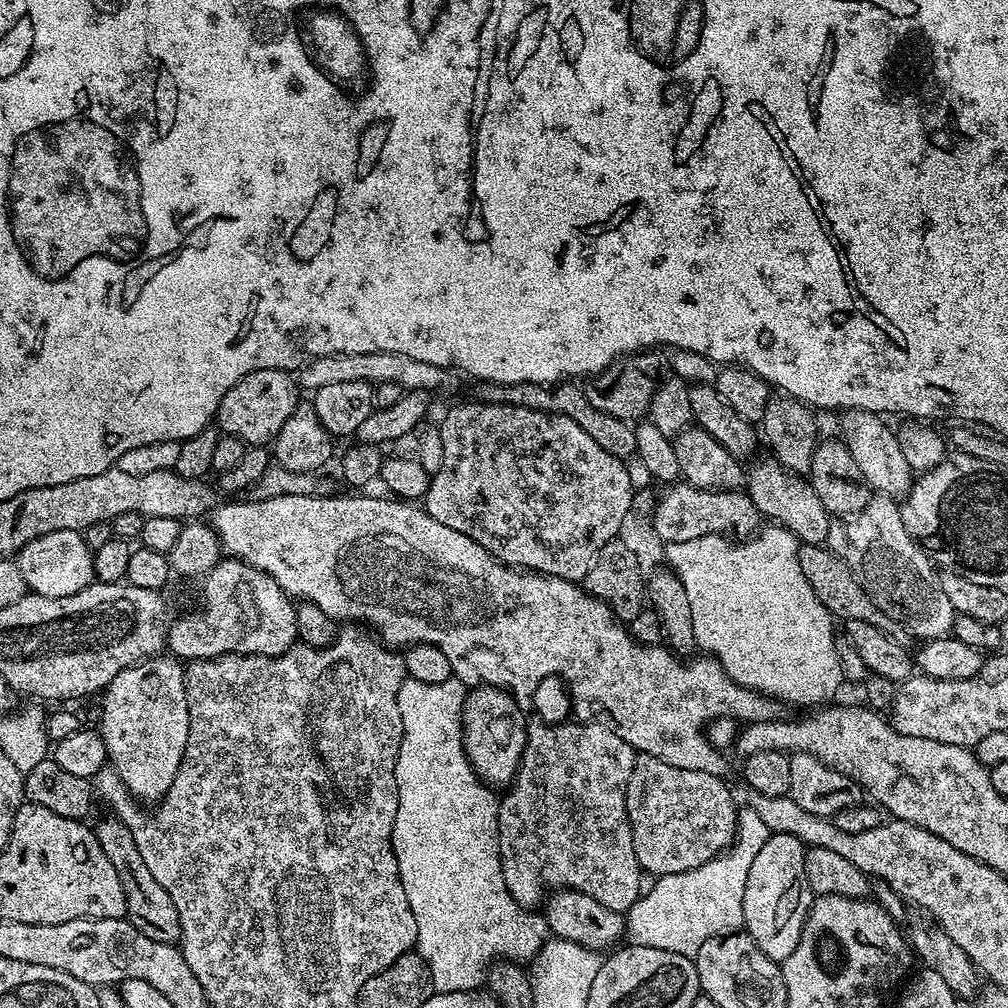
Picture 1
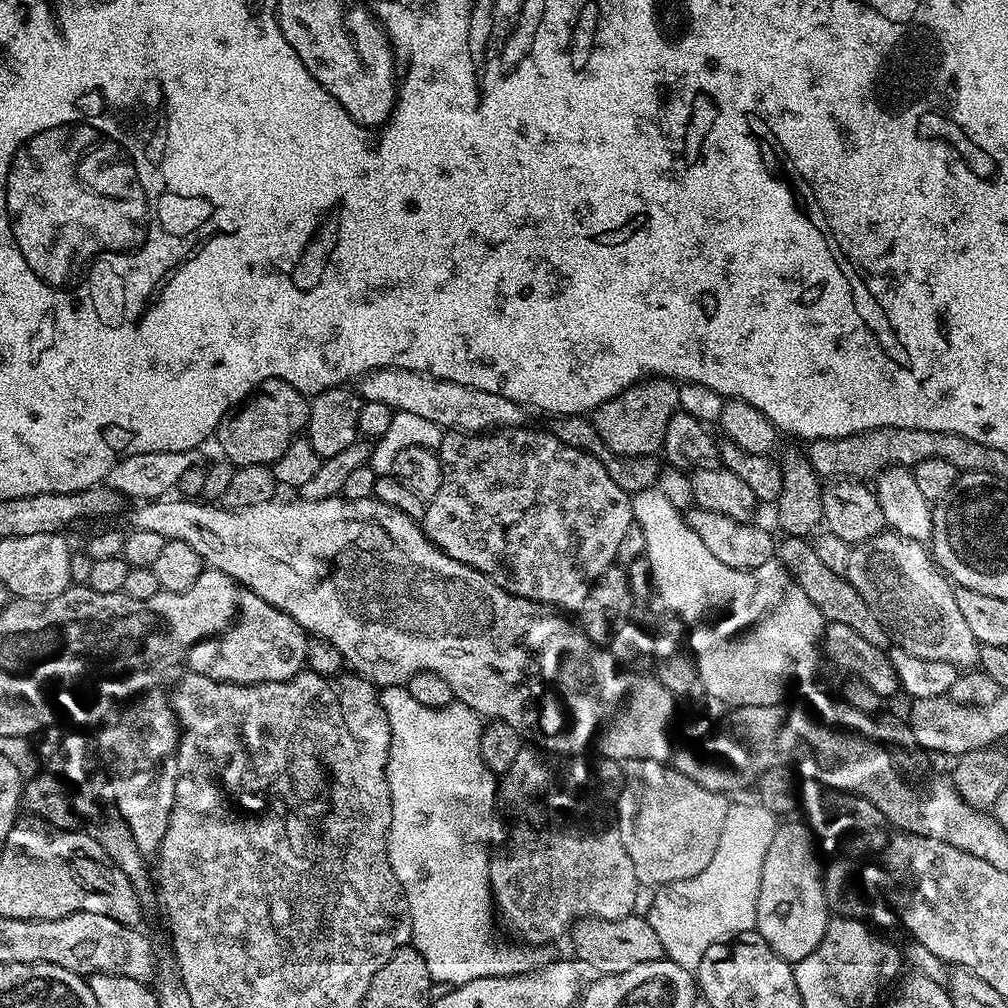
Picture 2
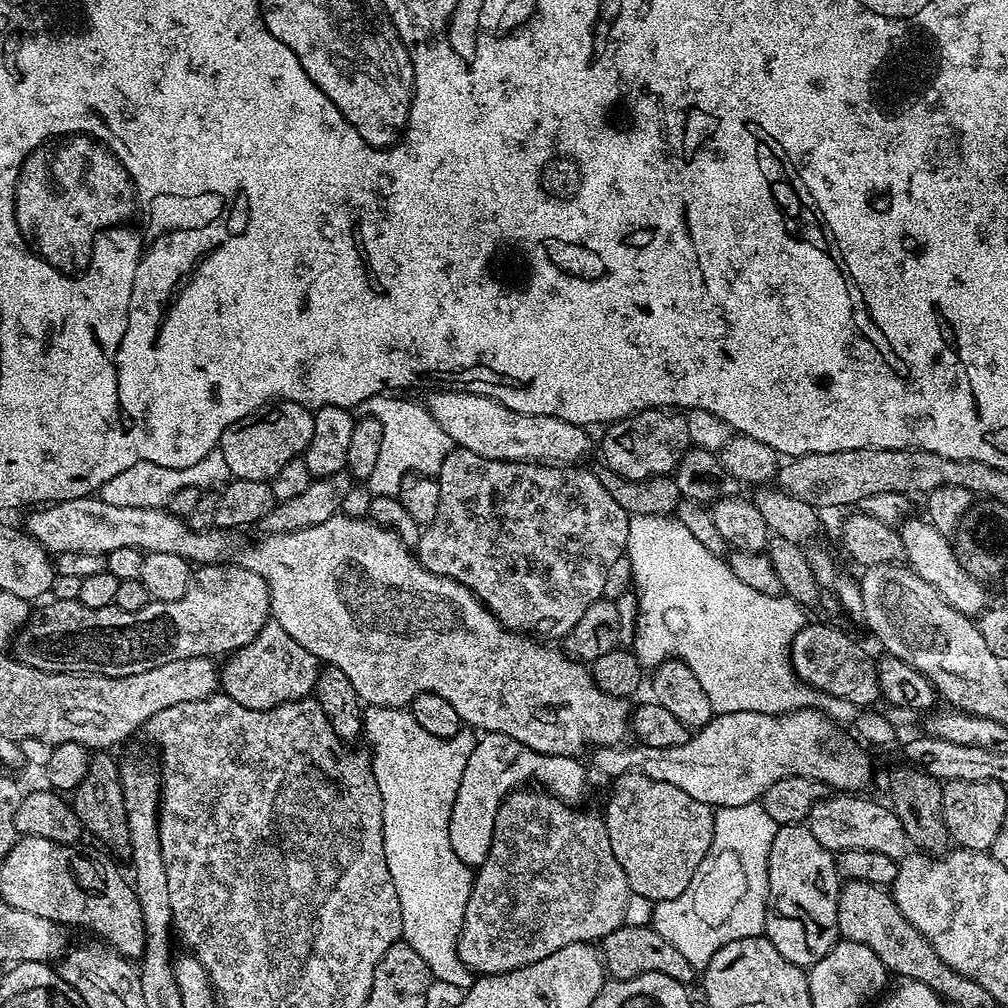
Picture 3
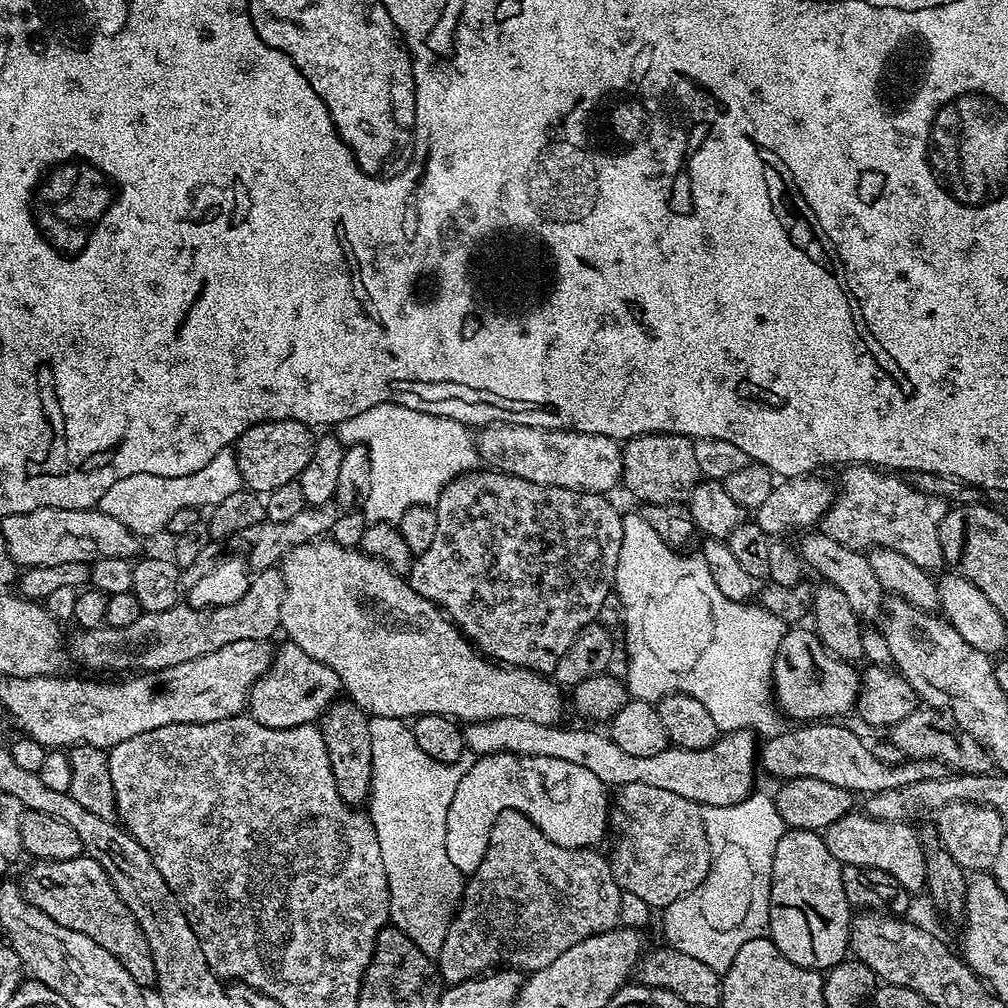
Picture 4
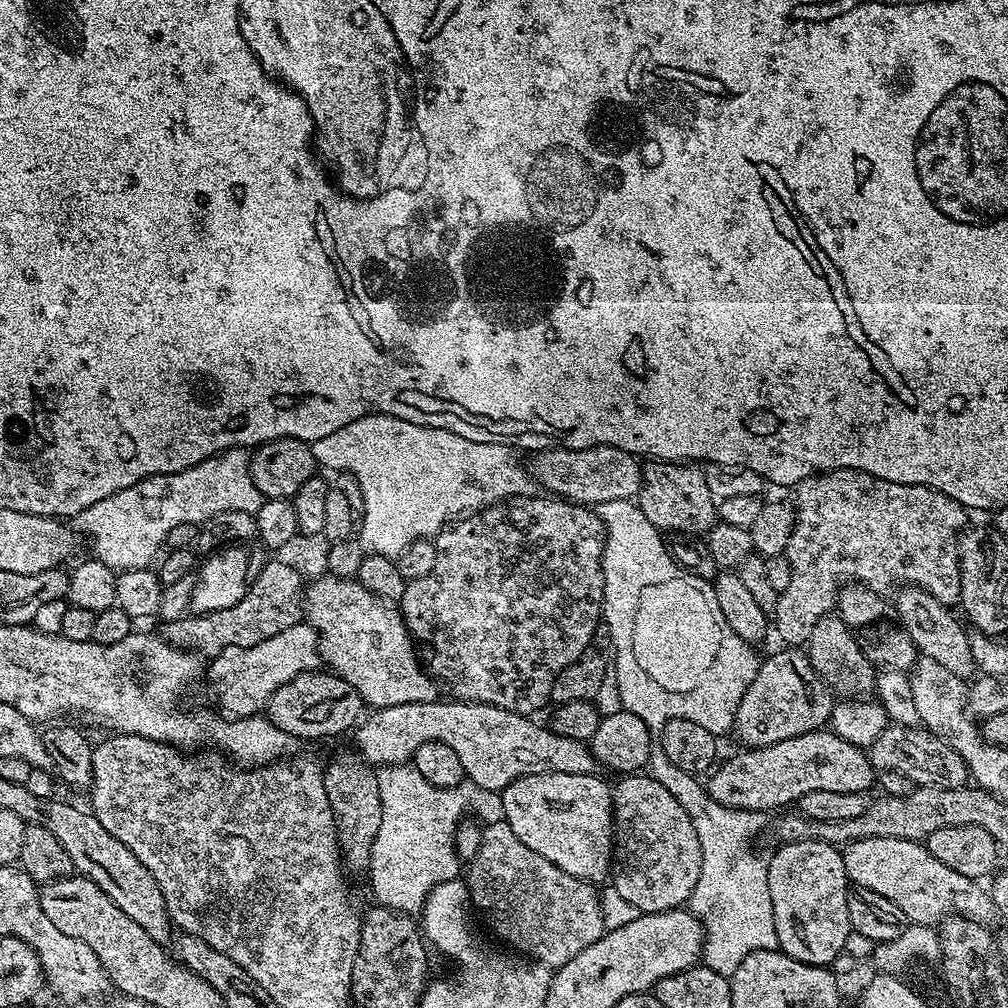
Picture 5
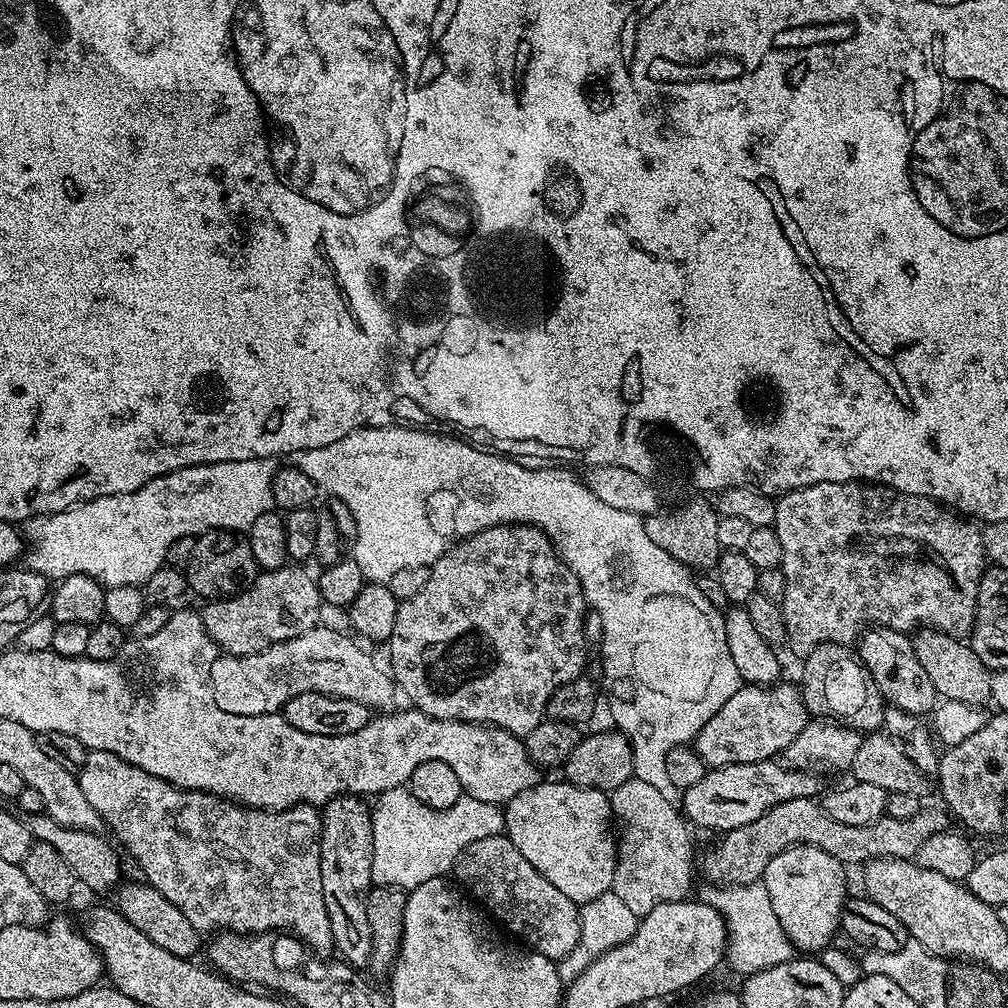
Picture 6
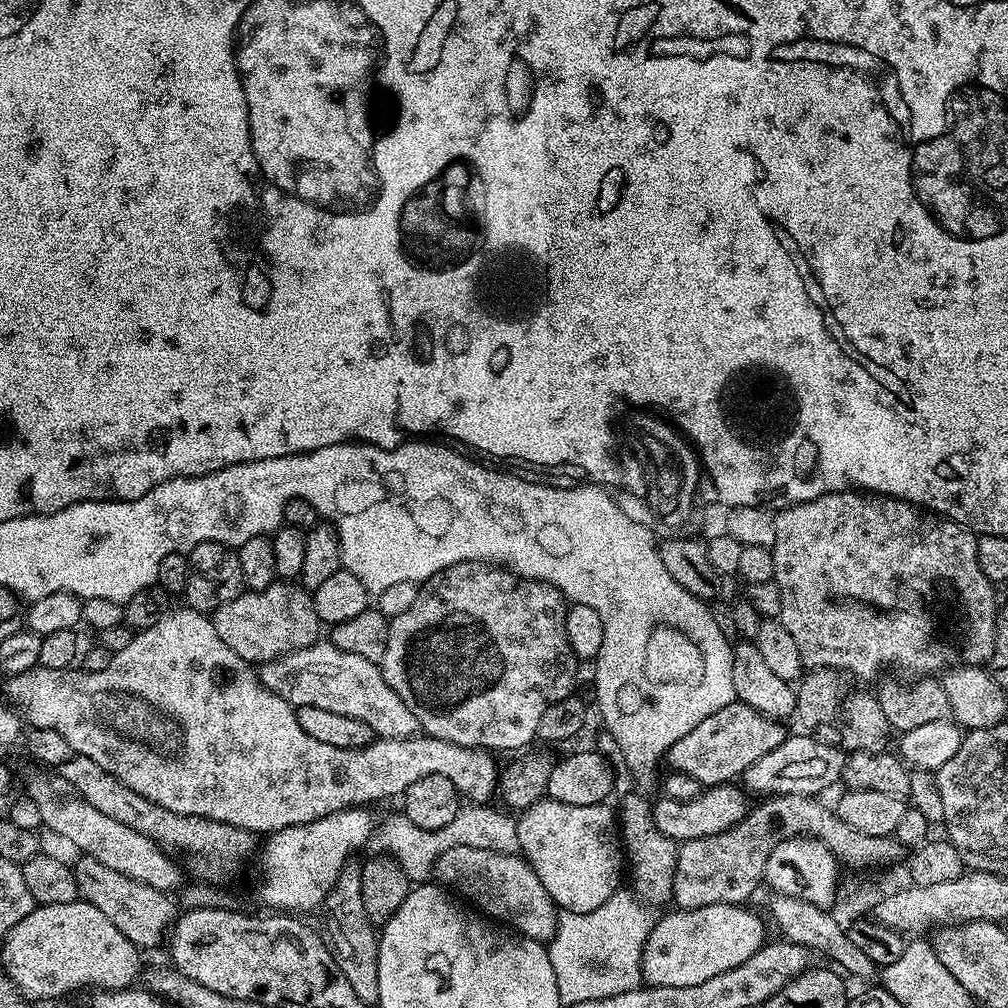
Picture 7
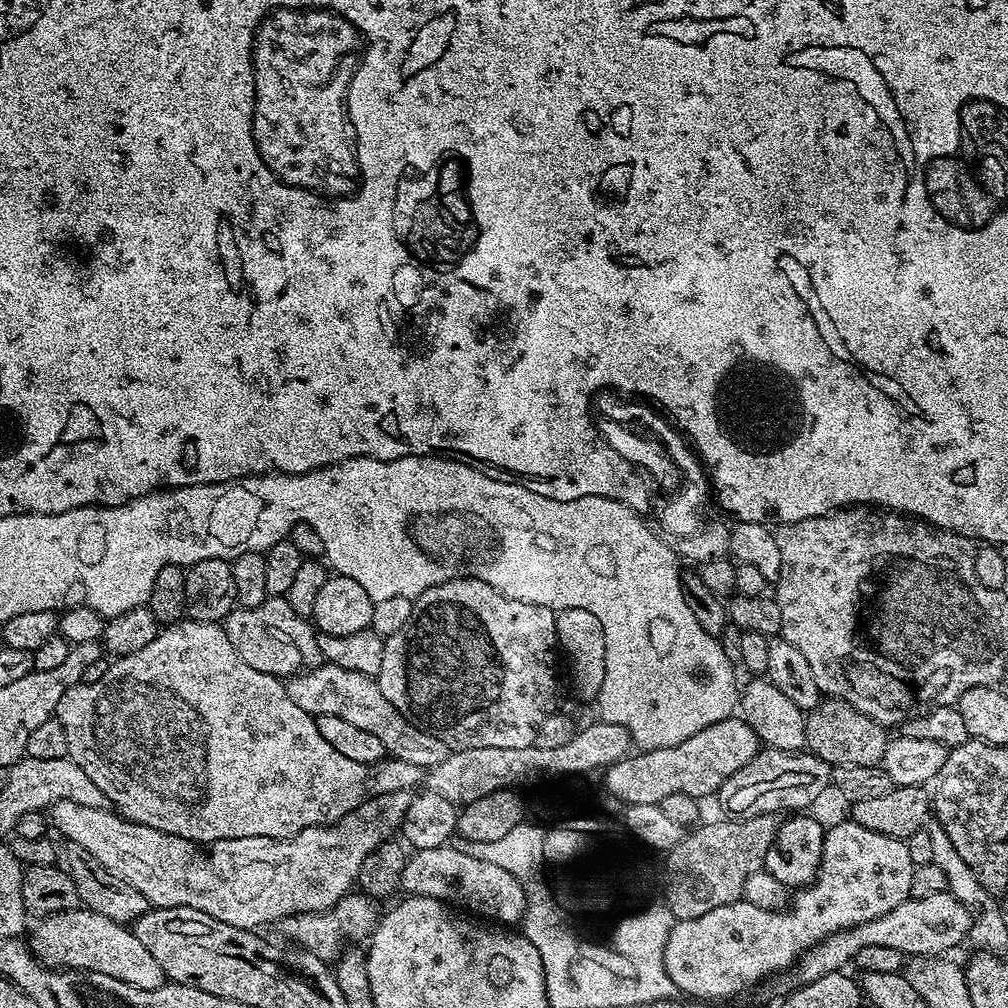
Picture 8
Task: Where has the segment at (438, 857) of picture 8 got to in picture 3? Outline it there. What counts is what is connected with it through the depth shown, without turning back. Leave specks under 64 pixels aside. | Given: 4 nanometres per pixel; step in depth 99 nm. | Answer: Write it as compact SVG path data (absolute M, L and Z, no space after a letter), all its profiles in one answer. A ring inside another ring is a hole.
M517 790L510 793L502 802L502 806L494 818L494 834L490 842L488 857L475 873L470 902L466 902L466 914L462 922L460 937L456 943L456 949L462 962L473 974L493 976L510 970L518 970L522 966L542 962L542 958L550 958L550 954L554 954L554 950L562 950L562 946L598 942L606 934L613 933L614 930L623 927L628 918L626 912L630 902L632 902L632 895L625 871L622 870L622 866L618 866L618 858L614 858L614 850L610 850L610 834L604 825L603 815L596 813L595 816L592 812L581 810L577 814L576 820L580 820L580 826L574 826L574 832L572 832L570 826L564 826L564 801L543 790Z

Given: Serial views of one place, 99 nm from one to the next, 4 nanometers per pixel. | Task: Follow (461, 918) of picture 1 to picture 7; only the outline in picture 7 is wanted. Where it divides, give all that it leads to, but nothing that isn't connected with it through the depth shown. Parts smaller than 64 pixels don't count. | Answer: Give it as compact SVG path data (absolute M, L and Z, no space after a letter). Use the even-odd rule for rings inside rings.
M464 806L459 814L446 826L431 832L422 830L410 822L410 818L403 814L388 816L384 821L379 821L374 832L375 843L380 843L379 851L383 855L391 856L397 860L409 880L413 882L424 882L433 875L436 859L446 850L454 846L474 846L478 850L494 850L495 852L506 852L516 854L520 852L518 830L516 820L508 817L505 811L492 808L493 806Z

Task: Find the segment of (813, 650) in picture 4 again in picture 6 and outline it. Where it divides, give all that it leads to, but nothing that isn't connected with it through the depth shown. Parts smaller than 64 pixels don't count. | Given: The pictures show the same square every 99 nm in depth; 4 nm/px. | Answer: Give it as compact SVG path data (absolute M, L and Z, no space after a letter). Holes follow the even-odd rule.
M777 682L762 686L745 683L702 726L696 735L694 747L708 768L721 768L727 764L762 762L779 757L802 734L808 725L810 713L804 704L804 693L792 684Z

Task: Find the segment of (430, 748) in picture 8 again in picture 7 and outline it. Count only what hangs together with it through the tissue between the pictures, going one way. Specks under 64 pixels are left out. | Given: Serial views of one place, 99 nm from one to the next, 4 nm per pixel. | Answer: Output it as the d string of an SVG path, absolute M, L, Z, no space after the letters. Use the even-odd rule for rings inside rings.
M317 642L259 665L258 679L295 709L319 706L334 714L346 714L346 718L358 718L382 740L410 740L421 731L414 714L410 714L410 706L390 690L377 661L338 650L330 642Z

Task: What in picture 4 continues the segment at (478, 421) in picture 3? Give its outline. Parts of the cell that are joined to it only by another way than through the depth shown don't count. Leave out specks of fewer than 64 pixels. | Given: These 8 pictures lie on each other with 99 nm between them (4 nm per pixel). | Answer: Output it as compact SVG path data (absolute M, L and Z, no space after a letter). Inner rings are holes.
M507 422L489 424L481 427L479 432L475 442L481 461L489 469L526 478L526 482L603 495L611 493L610 490L623 479L623 447L619 441L606 435L586 434L567 428L535 428Z

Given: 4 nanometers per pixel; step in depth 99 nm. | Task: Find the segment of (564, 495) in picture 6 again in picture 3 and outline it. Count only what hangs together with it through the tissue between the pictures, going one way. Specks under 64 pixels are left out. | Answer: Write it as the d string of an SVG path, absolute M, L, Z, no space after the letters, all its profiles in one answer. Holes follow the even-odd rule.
M400 394L371 396L362 406L363 415L374 416L382 422L382 450L374 465L374 474L366 481L366 487L373 496L396 496L400 484L409 474L435 477L439 473L446 454L452 451L452 439L434 422L423 403L403 400ZM642 514L641 516L633 515L628 521L628 546L626 549L626 564L632 567L632 584L637 596L638 614L637 628L634 634L631 651L636 653L637 660L645 669L651 670L656 668L663 660L671 660L673 658L686 662L686 666L690 666L690 670L694 670L694 678L698 678L698 682L702 685L702 690L706 690L706 698L710 698L710 706L713 713L722 712L741 712L742 710L750 710L758 714L774 714L780 716L783 712L796 712L799 708L817 707L821 710L827 710L829 713L836 714L839 708L842 708L842 702L836 696L827 696L826 693L820 692L816 688L810 688L807 684L802 683L796 676L796 671L792 668L792 643L798 634L798 630L804 627L806 617L804 617L805 609L797 604L791 596L777 594L762 594L762 590L754 590L754 586L746 586L746 582L742 582L742 578L738 578L728 567L727 563L721 557L713 554L710 550L706 550L706 546L702 546L702 542L698 542L698 538L694 538L694 534L690 534L690 530L686 530L686 526L682 526L682 522L673 518L671 515L652 515Z

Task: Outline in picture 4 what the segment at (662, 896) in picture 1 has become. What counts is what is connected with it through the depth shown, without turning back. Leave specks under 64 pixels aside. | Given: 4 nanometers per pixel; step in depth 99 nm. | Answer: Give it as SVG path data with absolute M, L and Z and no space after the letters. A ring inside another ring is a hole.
M753 794L734 806L710 806L703 813L712 855L710 870L697 888L663 909L664 936L667 947L682 950L723 974L746 942L768 932L774 850L786 826L771 795Z

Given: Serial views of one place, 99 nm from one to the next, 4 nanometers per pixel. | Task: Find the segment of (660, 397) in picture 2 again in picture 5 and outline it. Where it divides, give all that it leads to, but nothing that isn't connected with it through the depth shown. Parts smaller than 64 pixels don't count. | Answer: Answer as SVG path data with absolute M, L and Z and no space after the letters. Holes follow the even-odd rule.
M652 460L642 469L643 484L638 503L642 514L646 514L646 518L650 518L652 525L661 533L681 532L680 536L684 538L700 538L717 523L718 501L710 494L703 471L695 463Z

